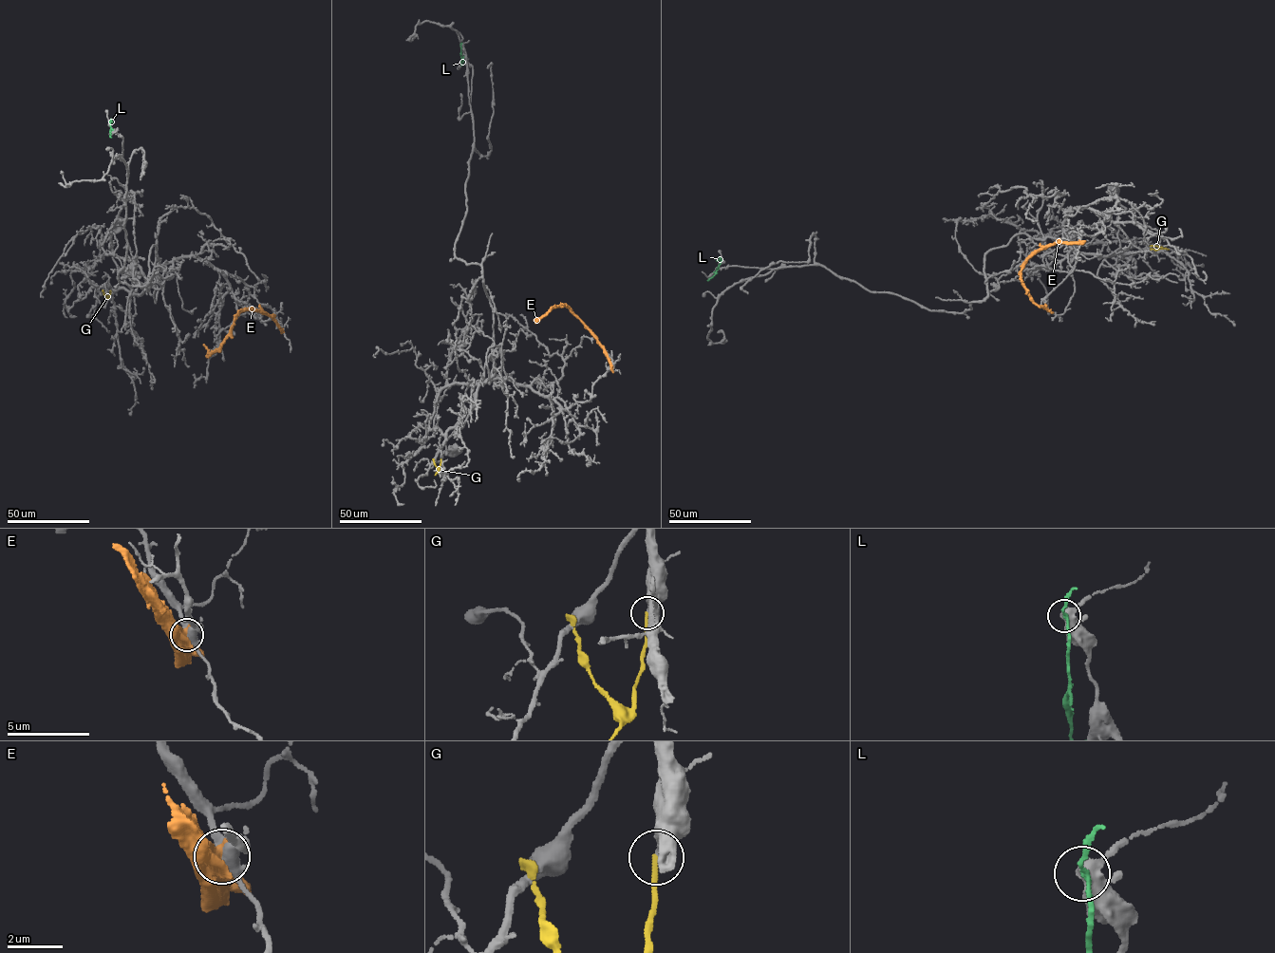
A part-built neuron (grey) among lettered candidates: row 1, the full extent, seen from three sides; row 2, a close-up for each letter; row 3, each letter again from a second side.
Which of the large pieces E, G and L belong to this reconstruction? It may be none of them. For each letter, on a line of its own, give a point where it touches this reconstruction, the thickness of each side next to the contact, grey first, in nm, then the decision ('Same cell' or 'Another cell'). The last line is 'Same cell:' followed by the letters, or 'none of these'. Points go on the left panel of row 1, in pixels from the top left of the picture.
E: Touches grey at (282, 329). Thickness 400 nm (grey) against 800 nm. Another cell
G: Touches grey at (110, 290). Thickness 130 nm (grey) against 170 nm. Another cell
L: Touches grey at (109, 135). Thickness 500 nm (grey) against 120 nm. Another cell
Same cell: none of these

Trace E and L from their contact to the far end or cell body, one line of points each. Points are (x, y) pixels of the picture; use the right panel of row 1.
E: (1080, 241), (1059, 242), (1039, 249), (1022, 268), (1021, 282), (1027, 294), (1038, 306), (1047, 309), (1045, 304)
L: (709, 278), (715, 274), (721, 259), (717, 261)

